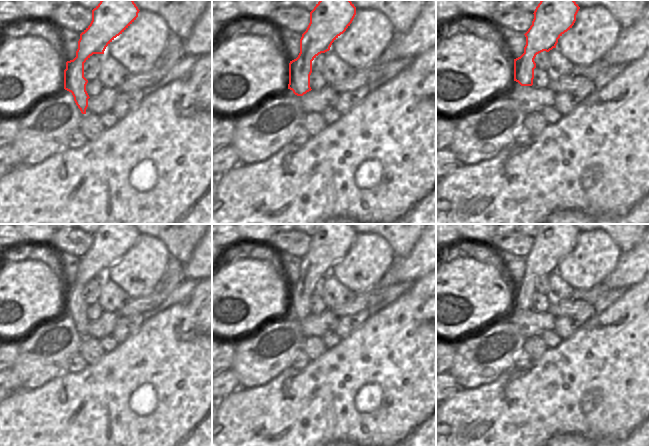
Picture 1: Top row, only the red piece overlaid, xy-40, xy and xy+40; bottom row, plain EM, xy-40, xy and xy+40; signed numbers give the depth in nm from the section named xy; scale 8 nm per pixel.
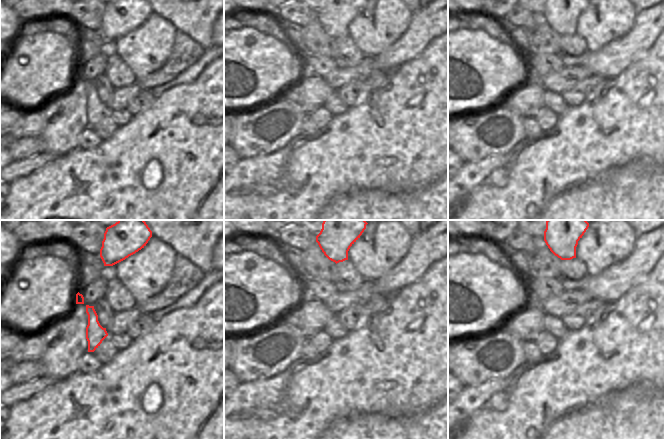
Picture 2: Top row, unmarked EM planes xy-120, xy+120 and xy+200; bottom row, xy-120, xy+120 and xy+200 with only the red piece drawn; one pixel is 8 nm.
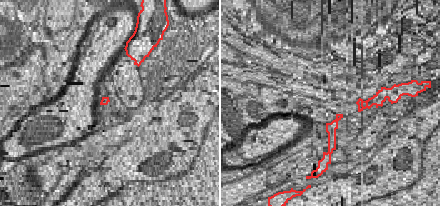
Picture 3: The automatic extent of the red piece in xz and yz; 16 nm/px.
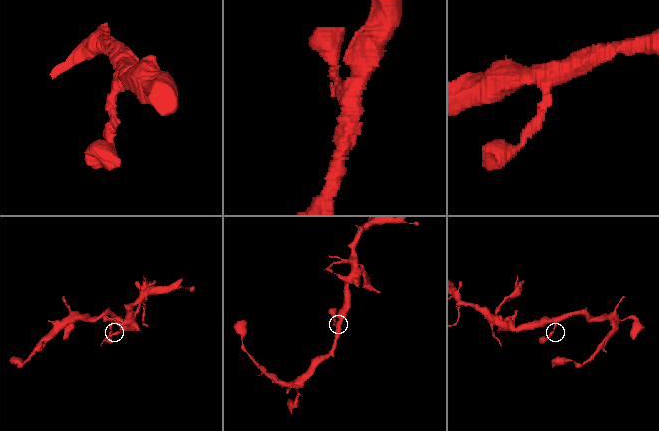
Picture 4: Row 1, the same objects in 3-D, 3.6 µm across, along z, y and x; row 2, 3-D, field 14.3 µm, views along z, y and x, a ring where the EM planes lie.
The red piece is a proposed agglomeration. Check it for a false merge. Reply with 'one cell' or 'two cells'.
one cell

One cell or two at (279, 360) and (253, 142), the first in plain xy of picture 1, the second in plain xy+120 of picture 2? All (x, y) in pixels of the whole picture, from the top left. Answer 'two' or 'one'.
one

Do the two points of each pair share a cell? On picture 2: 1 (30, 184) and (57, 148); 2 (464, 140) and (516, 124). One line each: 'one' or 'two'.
1: two
2: one

